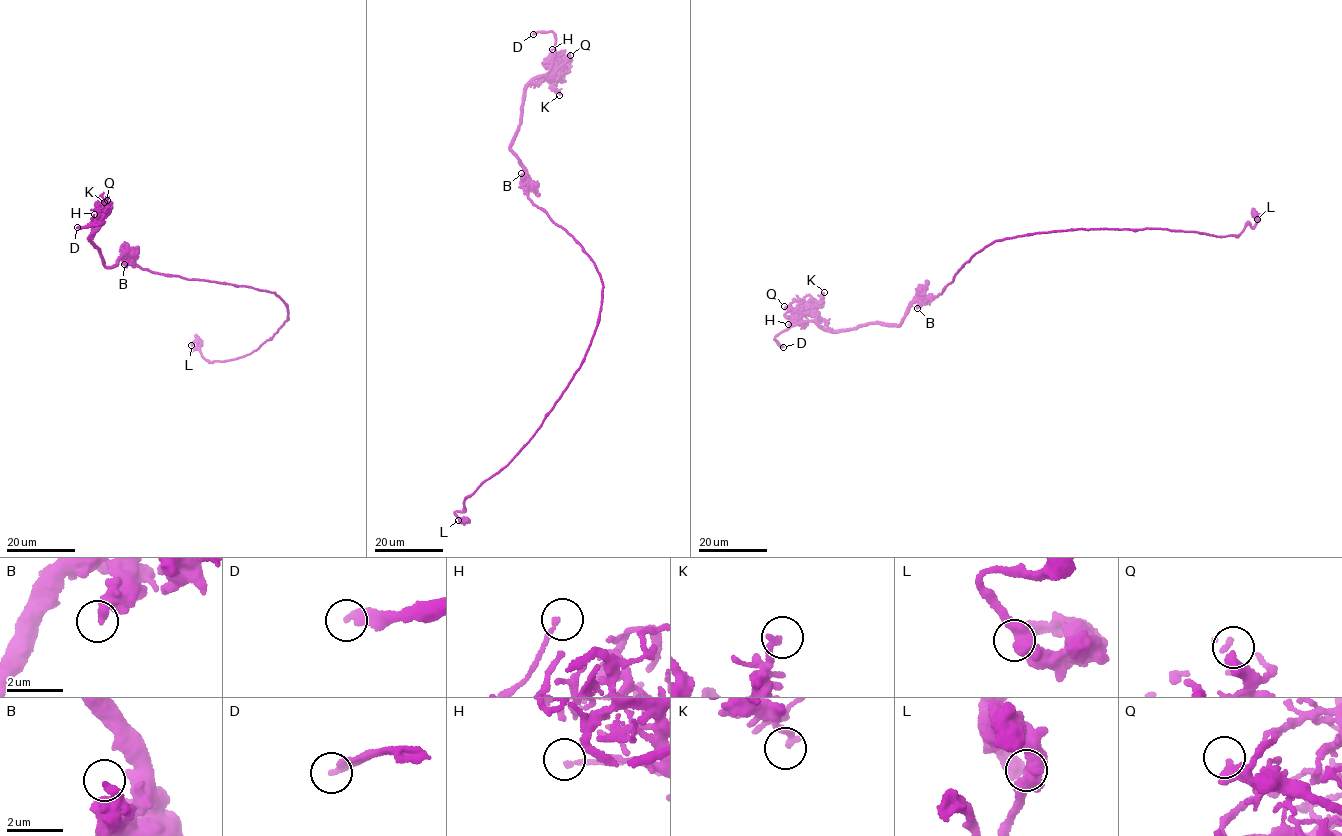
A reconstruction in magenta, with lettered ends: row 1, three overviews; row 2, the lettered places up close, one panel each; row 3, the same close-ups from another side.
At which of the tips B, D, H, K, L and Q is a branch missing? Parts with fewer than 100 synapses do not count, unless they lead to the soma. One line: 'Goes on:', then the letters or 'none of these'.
Goes on: D

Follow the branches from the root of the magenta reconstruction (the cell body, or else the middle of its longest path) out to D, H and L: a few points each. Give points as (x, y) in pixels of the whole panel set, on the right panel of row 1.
D: (981, 250), (940, 294), (915, 298), (898, 325), (871, 323), (838, 331), (806, 321), (775, 336), (783, 347)
H: (981, 250), (963, 264), (940, 294), (915, 298), (898, 325), (871, 323), (838, 331), (815, 322), (788, 324)
L: (981, 250), (1015, 236), (1082, 228), (1236, 236), (1247, 224), (1253, 228), (1253, 216), (1257, 219)

